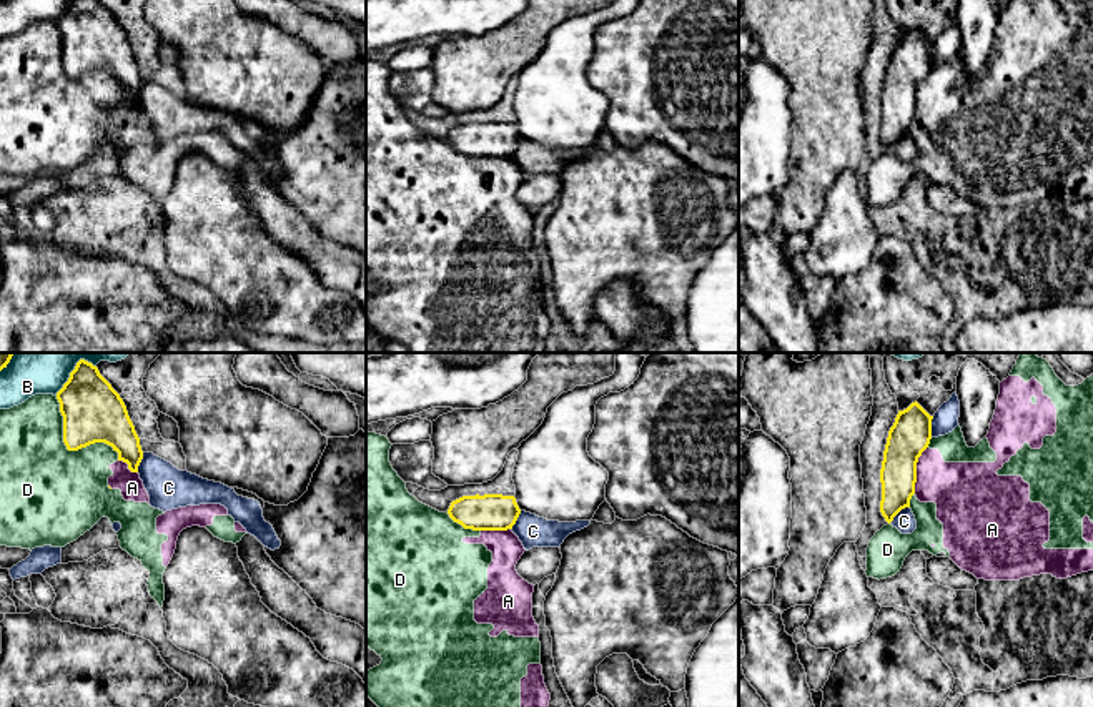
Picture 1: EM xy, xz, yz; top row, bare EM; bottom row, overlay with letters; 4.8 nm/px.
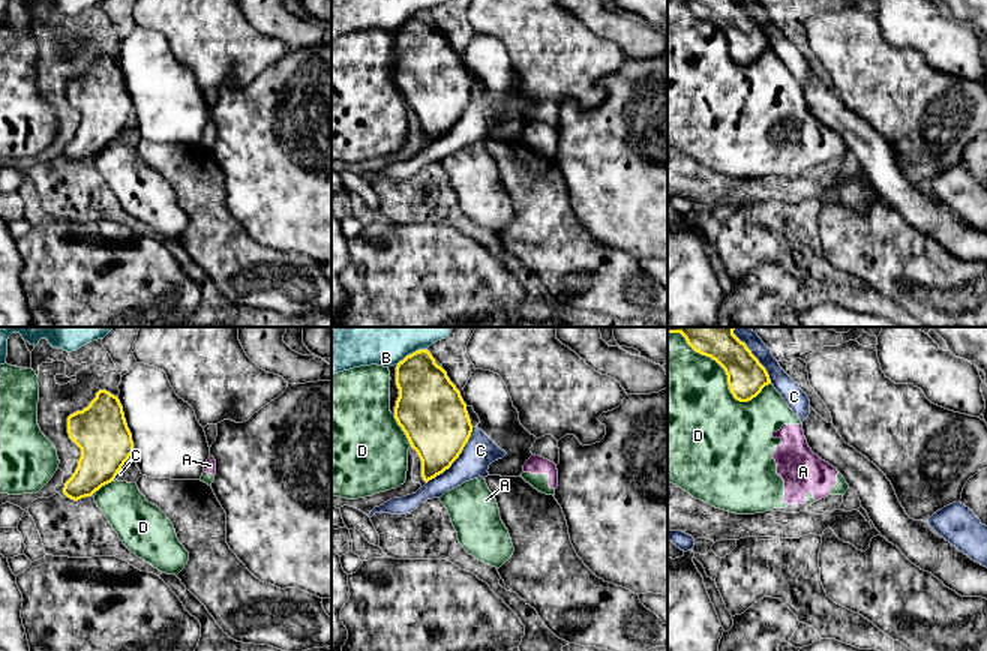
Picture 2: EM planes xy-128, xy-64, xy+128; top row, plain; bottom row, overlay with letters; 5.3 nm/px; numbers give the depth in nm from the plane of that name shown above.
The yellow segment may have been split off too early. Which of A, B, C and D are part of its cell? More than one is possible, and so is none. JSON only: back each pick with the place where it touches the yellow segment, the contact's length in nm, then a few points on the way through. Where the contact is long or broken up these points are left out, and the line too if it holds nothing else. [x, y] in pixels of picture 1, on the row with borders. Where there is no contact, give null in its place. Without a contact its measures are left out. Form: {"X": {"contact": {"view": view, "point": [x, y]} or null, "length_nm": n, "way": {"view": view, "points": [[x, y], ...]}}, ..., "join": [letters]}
{"join": []}

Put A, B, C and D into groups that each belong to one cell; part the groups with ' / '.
A D / B / C

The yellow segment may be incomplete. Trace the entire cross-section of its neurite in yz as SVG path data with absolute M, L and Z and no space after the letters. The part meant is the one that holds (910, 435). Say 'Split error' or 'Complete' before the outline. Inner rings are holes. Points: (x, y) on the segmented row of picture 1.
Complete. M917 401L898 411L888 431L880 469L880 512L890 524L915 494L917 462L932 439L932 419Z

